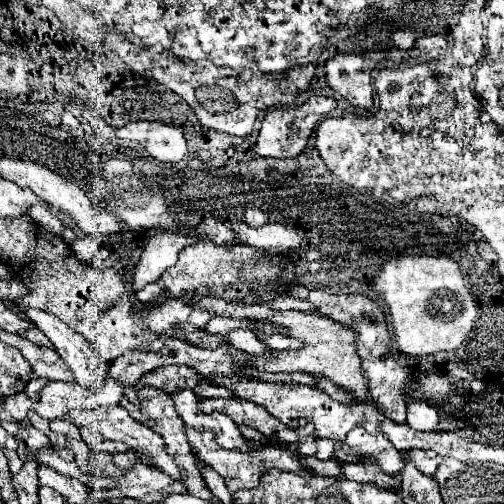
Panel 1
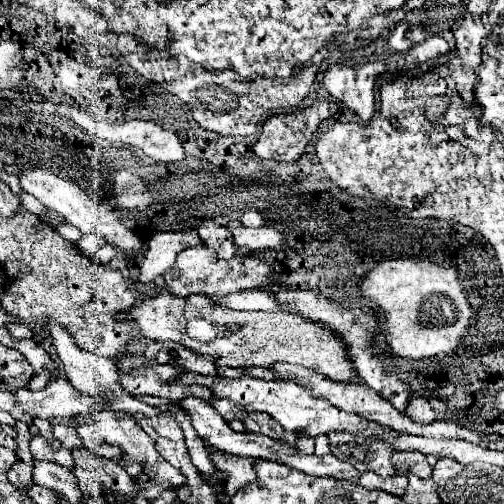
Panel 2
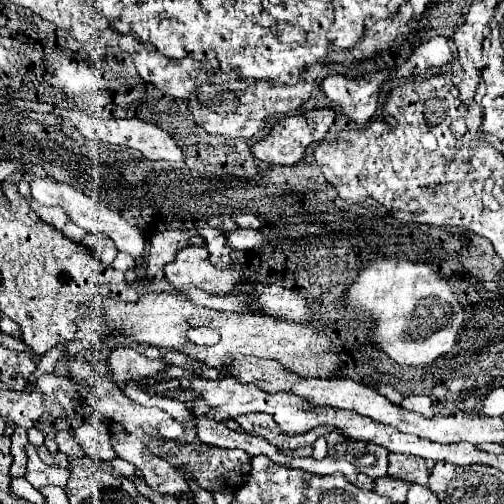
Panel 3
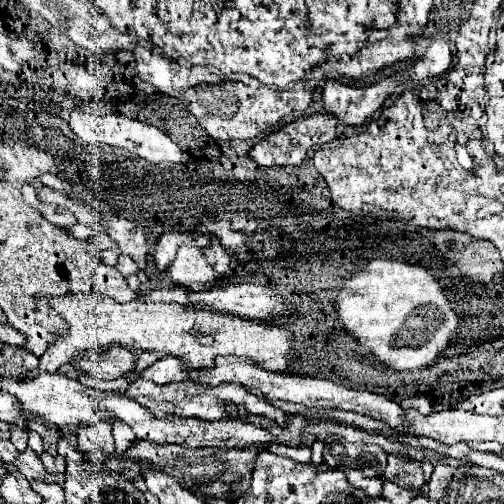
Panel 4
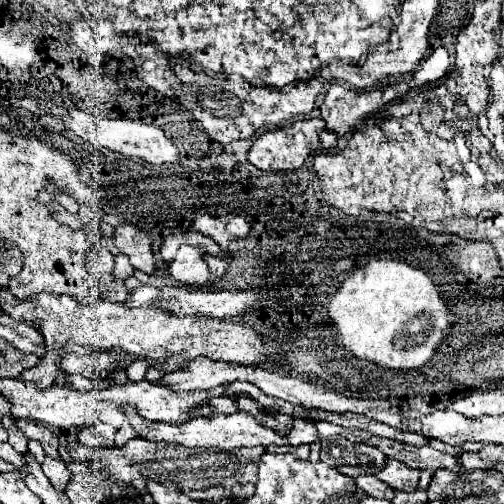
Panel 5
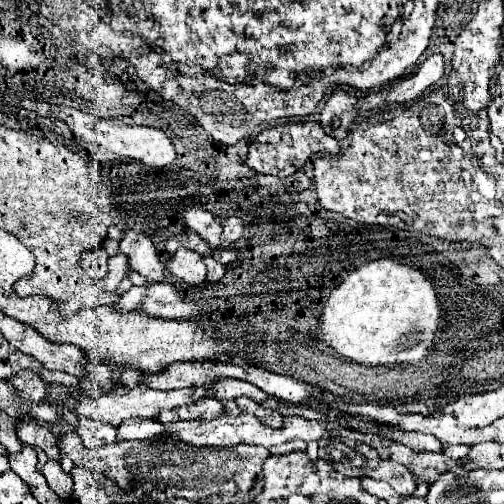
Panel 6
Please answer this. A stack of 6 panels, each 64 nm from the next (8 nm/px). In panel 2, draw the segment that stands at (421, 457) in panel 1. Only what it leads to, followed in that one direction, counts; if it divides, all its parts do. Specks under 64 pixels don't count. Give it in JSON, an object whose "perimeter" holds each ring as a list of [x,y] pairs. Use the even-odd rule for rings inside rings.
{"perimeter":[[[396,452],[392,456],[392,464],[398,468],[398,474],[414,472],[420,478],[432,476],[432,466],[428,464],[426,456],[420,452]]]}

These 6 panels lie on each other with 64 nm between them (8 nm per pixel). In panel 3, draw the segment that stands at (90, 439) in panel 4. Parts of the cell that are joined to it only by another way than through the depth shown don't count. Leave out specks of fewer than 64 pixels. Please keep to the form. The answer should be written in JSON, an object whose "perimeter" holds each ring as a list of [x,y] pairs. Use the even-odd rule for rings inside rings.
{"perimeter":[[[86,420],[74,430],[76,442],[84,448],[86,454],[100,460],[114,460],[116,452],[108,442],[108,428],[104,420]]]}

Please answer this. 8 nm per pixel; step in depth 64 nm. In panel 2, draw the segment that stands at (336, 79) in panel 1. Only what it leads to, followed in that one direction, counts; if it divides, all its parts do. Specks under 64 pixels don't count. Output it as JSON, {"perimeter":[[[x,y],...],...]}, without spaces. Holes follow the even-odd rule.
{"perimeter":[[[336,62],[326,70],[324,86],[338,102],[354,110],[362,120],[370,120],[374,114],[374,86],[380,70],[382,74],[386,72],[384,62]]]}

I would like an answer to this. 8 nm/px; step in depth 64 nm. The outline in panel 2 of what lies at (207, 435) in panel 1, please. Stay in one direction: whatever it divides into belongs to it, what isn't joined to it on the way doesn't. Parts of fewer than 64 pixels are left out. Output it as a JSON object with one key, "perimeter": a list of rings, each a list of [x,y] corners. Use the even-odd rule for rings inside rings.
{"perimeter":[[[204,444],[212,464],[216,470],[226,474],[226,494],[232,496],[242,486],[256,482],[256,470],[254,470],[254,458],[248,456],[236,456],[236,454],[224,454],[218,448],[212,448],[210,444]]]}

